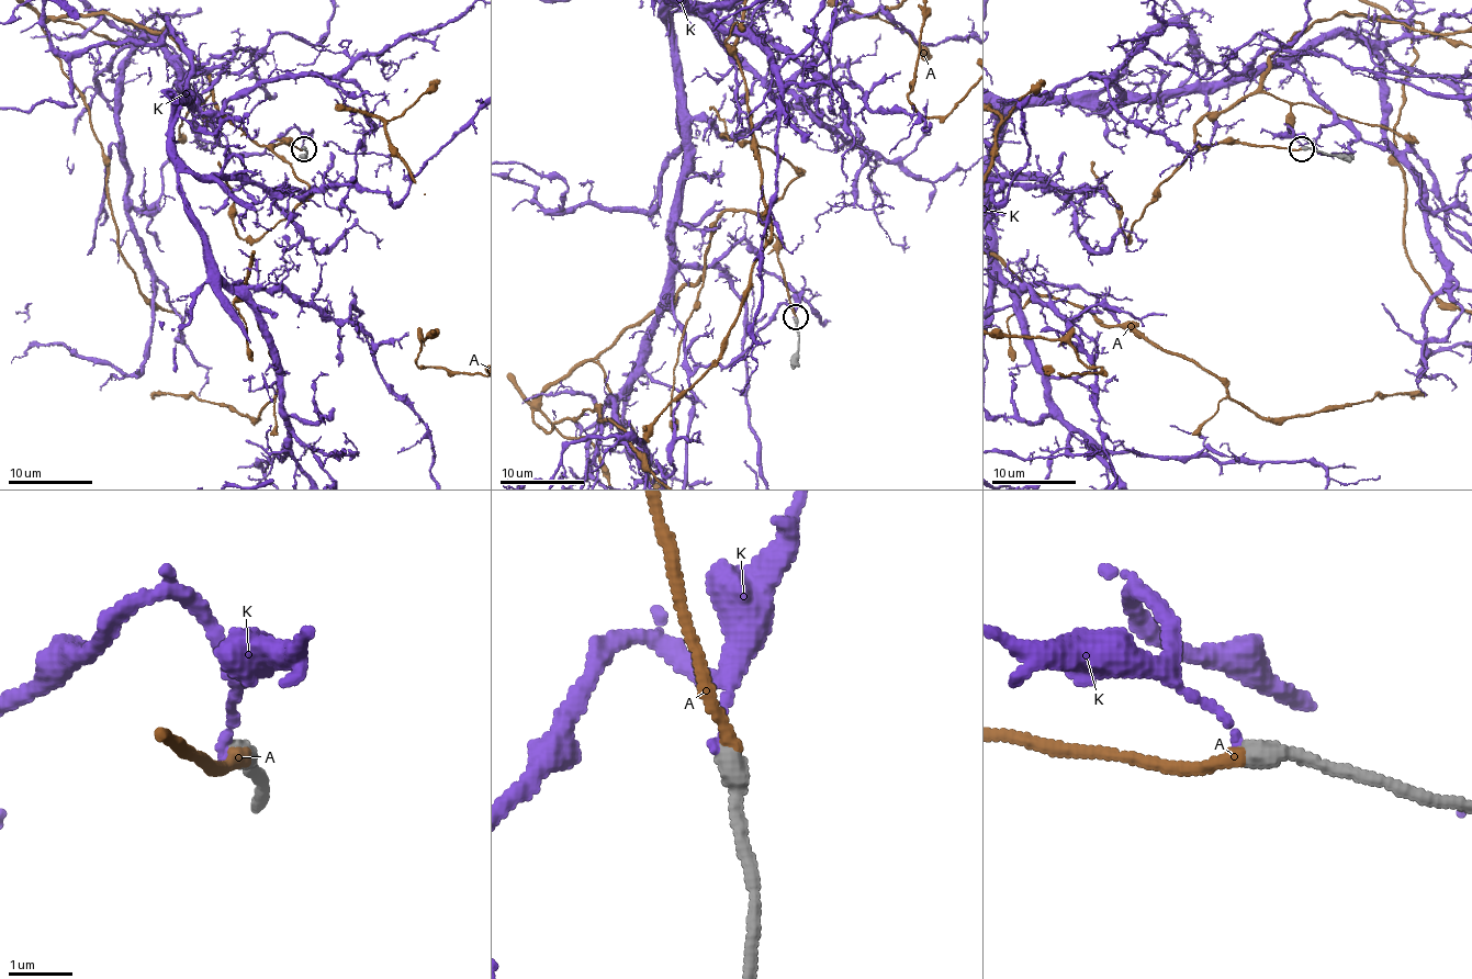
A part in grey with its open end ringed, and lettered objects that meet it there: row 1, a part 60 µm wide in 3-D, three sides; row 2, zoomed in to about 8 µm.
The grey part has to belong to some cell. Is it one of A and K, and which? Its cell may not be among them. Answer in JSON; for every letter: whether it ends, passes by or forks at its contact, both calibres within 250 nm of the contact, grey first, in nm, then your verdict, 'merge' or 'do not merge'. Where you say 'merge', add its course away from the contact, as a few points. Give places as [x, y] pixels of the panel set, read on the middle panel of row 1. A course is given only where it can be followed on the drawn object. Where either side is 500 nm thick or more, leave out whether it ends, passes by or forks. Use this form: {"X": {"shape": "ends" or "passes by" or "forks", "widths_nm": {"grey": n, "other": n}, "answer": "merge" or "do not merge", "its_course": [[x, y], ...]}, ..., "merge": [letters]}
{"A": {"shape": "ends", "widths_nm": {"grey": 340, "other": 180}, "answer": "merge"}, "K": {"shape": "ends", "widths_nm": {"grey": 340, "other": 130}, "answer": "do not merge"}, "merge": ["A"]}

